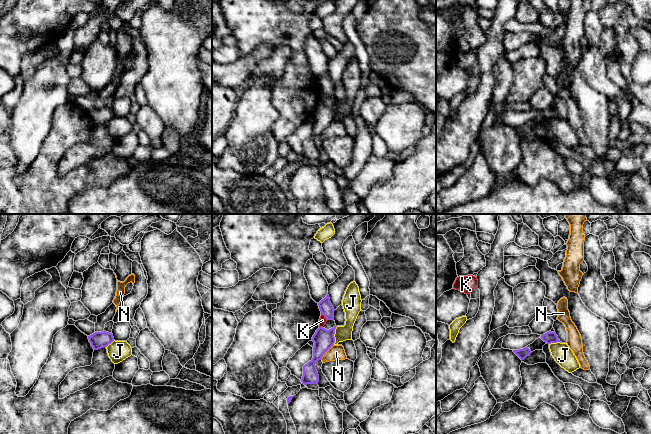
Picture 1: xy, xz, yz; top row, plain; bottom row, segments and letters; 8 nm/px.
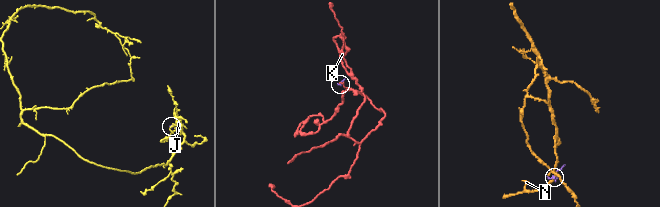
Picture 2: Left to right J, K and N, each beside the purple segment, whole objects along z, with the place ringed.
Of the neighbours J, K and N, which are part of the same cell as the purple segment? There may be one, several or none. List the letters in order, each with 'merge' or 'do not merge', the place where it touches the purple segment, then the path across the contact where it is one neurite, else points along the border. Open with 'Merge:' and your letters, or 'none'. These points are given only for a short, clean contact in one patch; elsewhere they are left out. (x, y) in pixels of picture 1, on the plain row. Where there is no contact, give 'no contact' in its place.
Merge: none
J: do not merge; meets purple in xz at (333, 111); border along xz (337, 102), (334, 108), (333, 120)
K: do not merge; meets purple in xz at (324, 91); border along xz (321, 88), (327, 95)
N: do not merge; meets purple in xz at (326, 127); border along xz (333, 120), (320, 135)

